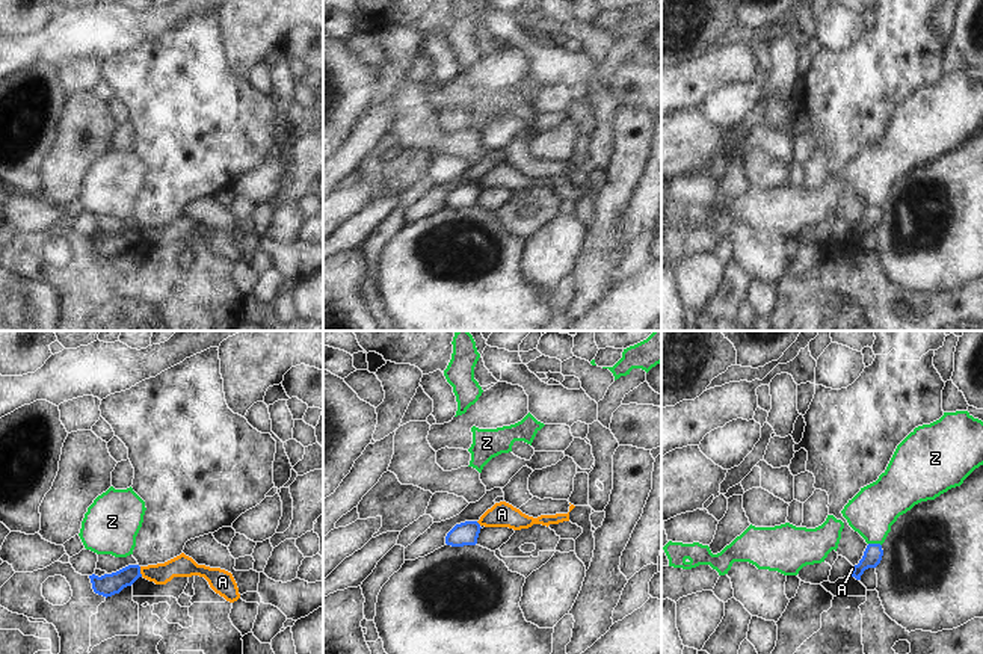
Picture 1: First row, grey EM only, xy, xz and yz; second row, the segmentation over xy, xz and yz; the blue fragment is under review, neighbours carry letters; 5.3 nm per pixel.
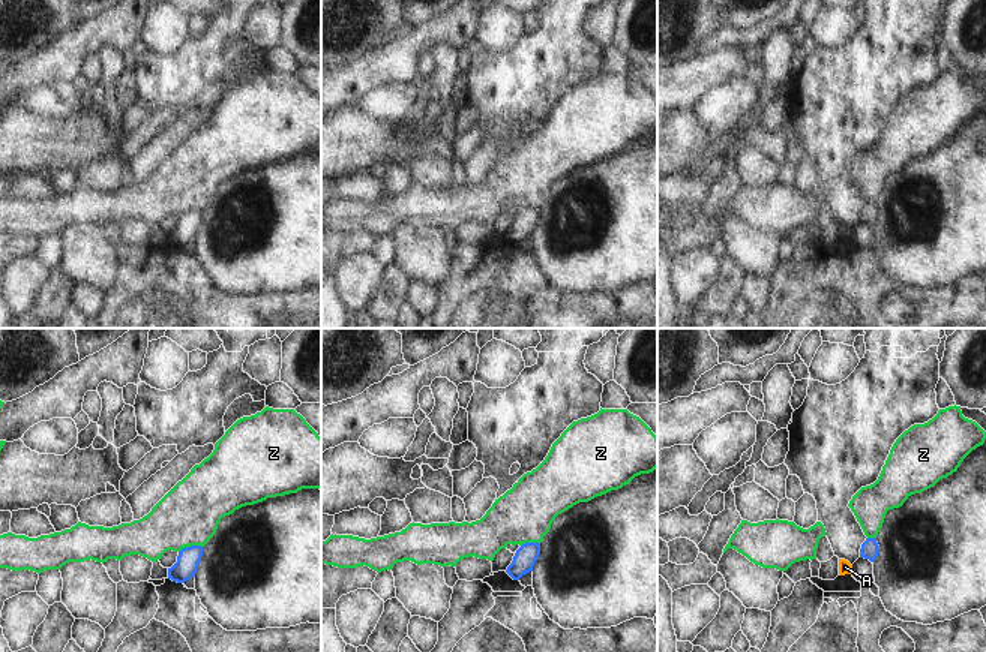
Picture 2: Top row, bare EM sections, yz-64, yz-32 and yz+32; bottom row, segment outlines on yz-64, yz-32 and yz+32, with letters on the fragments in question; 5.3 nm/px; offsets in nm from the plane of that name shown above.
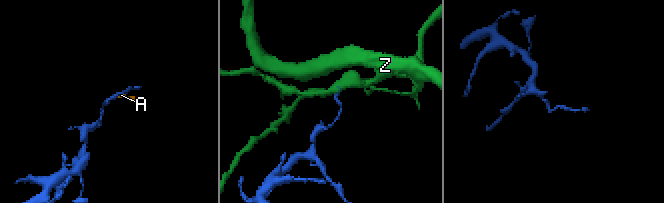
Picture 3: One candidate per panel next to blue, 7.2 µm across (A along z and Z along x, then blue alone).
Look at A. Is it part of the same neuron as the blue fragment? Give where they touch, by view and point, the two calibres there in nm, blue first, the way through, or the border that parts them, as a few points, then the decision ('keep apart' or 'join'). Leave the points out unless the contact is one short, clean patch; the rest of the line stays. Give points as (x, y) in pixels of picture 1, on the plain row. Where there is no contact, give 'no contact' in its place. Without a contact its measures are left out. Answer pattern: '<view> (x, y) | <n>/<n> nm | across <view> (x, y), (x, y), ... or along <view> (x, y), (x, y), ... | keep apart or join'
xy (139, 233) | 120/120 nm | along xy (139, 228), (142, 237) | keep apart

